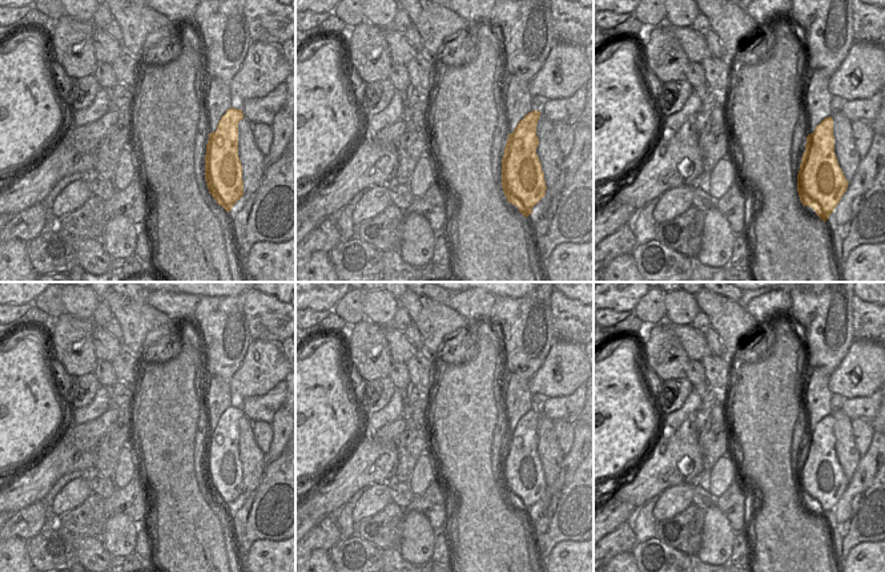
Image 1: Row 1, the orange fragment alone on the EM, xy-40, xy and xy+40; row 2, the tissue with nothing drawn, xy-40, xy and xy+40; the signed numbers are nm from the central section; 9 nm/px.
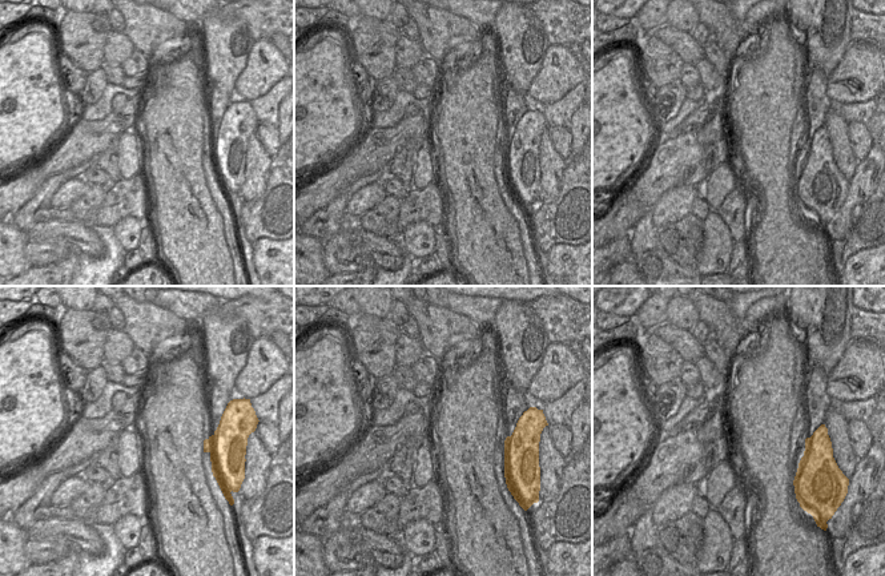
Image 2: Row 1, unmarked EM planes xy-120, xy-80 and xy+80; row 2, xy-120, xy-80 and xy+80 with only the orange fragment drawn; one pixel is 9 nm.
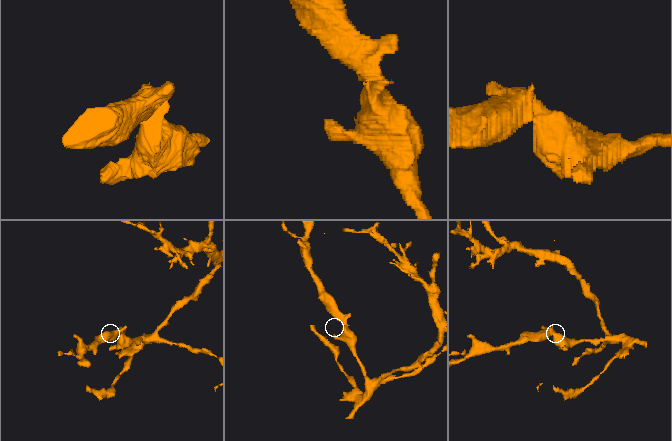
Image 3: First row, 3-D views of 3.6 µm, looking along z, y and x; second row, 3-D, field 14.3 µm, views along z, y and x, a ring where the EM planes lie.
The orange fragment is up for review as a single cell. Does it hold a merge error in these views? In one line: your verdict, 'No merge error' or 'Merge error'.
Merge error

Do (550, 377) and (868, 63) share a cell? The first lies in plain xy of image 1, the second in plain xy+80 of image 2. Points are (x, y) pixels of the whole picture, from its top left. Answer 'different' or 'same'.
same

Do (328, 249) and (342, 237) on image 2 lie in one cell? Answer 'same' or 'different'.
same

